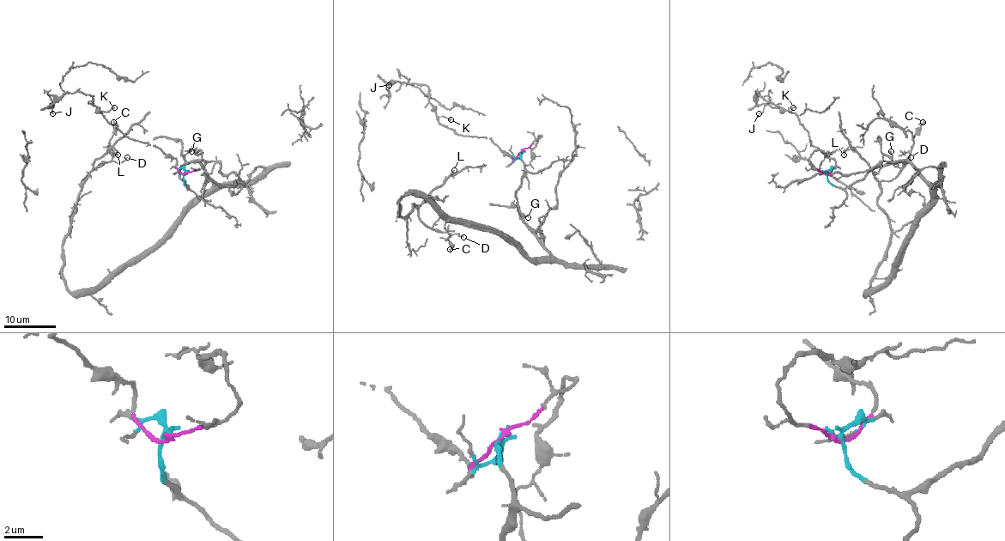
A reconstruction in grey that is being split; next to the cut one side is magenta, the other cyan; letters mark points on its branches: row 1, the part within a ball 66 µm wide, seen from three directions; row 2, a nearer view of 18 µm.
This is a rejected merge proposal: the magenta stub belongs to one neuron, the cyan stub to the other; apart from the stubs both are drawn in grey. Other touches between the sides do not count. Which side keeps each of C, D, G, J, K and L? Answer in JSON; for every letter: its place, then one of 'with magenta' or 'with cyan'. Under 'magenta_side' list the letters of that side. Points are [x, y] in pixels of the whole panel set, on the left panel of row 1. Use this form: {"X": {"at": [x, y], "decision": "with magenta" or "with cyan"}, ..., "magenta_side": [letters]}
{"C": {"at": [113, 122], "decision": "with cyan"}, "D": {"at": [127, 157], "decision": "with cyan"}, "G": {"at": [191, 151], "decision": "with cyan"}, "J": {"at": [52, 113], "decision": "with magenta"}, "K": {"at": [114, 107], "decision": "with magenta"}, "L": {"at": [118, 155], "decision": "with cyan"}, "magenta_side": ["J", "K"]}

